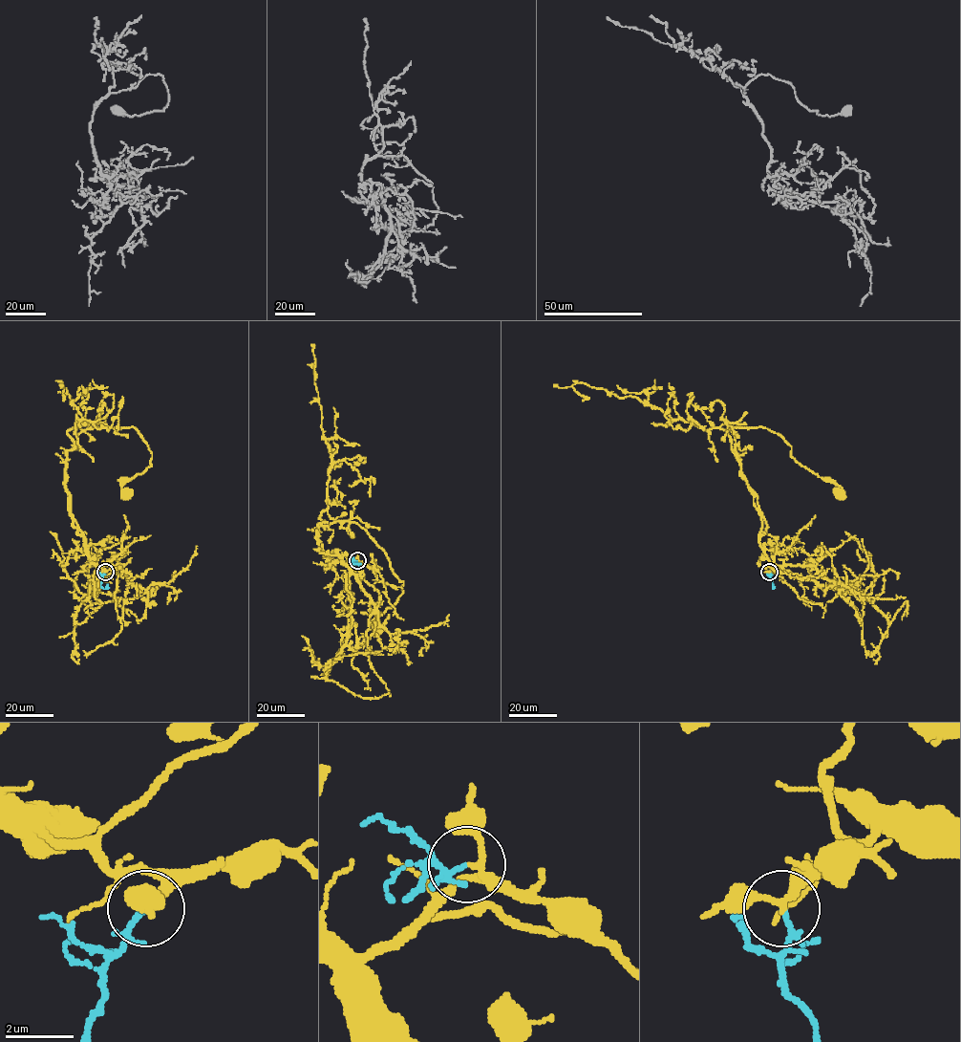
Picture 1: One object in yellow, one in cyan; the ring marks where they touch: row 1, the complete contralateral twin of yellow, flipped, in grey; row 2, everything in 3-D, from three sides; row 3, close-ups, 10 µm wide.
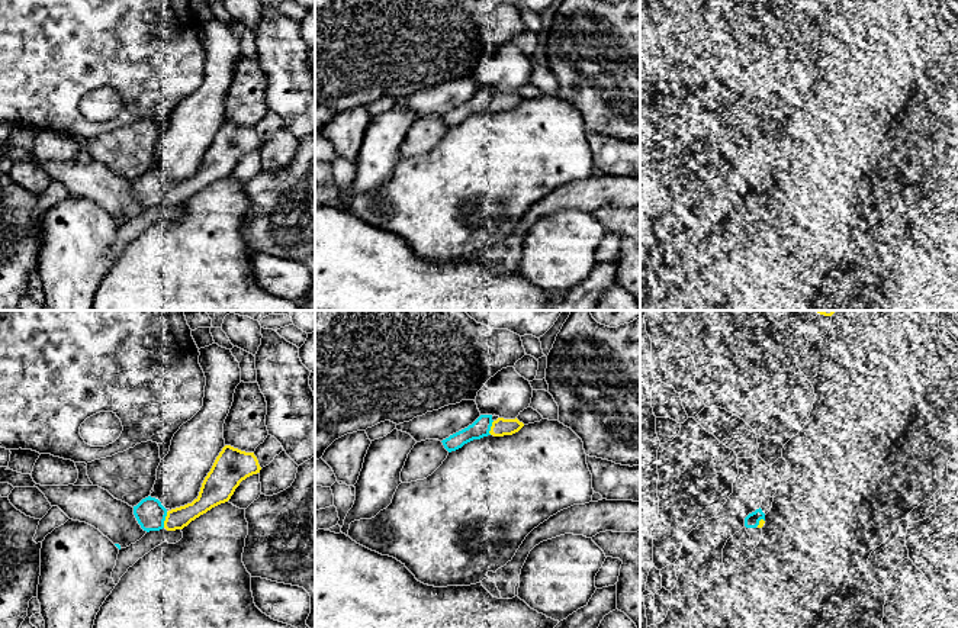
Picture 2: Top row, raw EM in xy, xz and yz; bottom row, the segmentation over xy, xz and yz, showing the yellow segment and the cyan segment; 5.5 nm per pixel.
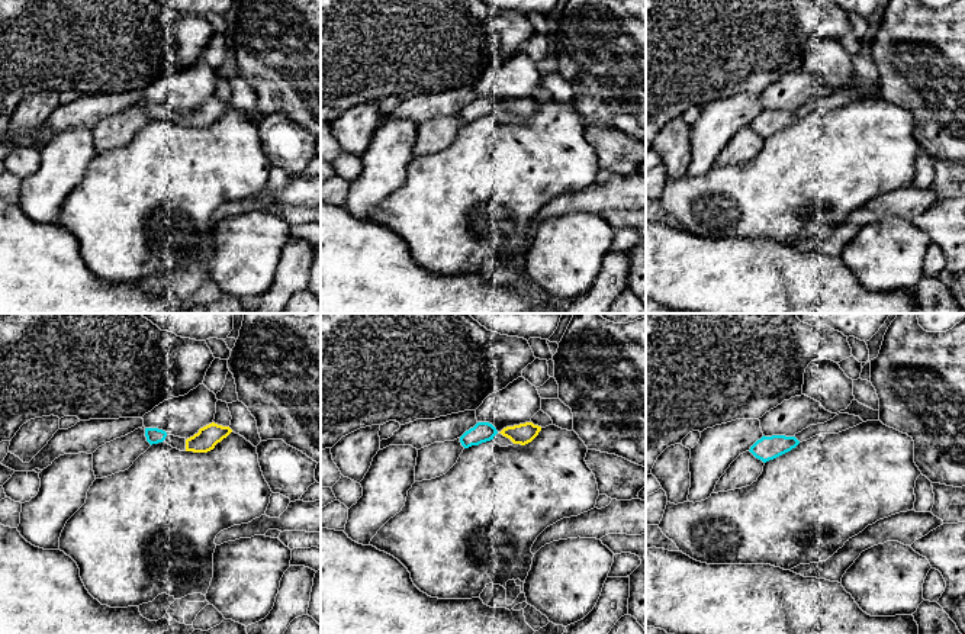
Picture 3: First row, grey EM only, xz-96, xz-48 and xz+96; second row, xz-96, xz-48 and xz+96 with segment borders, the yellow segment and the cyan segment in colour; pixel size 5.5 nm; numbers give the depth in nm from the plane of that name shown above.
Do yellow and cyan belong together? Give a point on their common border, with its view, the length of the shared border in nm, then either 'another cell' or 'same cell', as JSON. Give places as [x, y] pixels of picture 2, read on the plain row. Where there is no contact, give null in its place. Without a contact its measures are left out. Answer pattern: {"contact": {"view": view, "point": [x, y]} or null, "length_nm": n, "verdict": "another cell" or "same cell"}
{"contact": {"view": "xy", "point": [166, 195]}, "length_nm": 90, "verdict": "same cell"}

